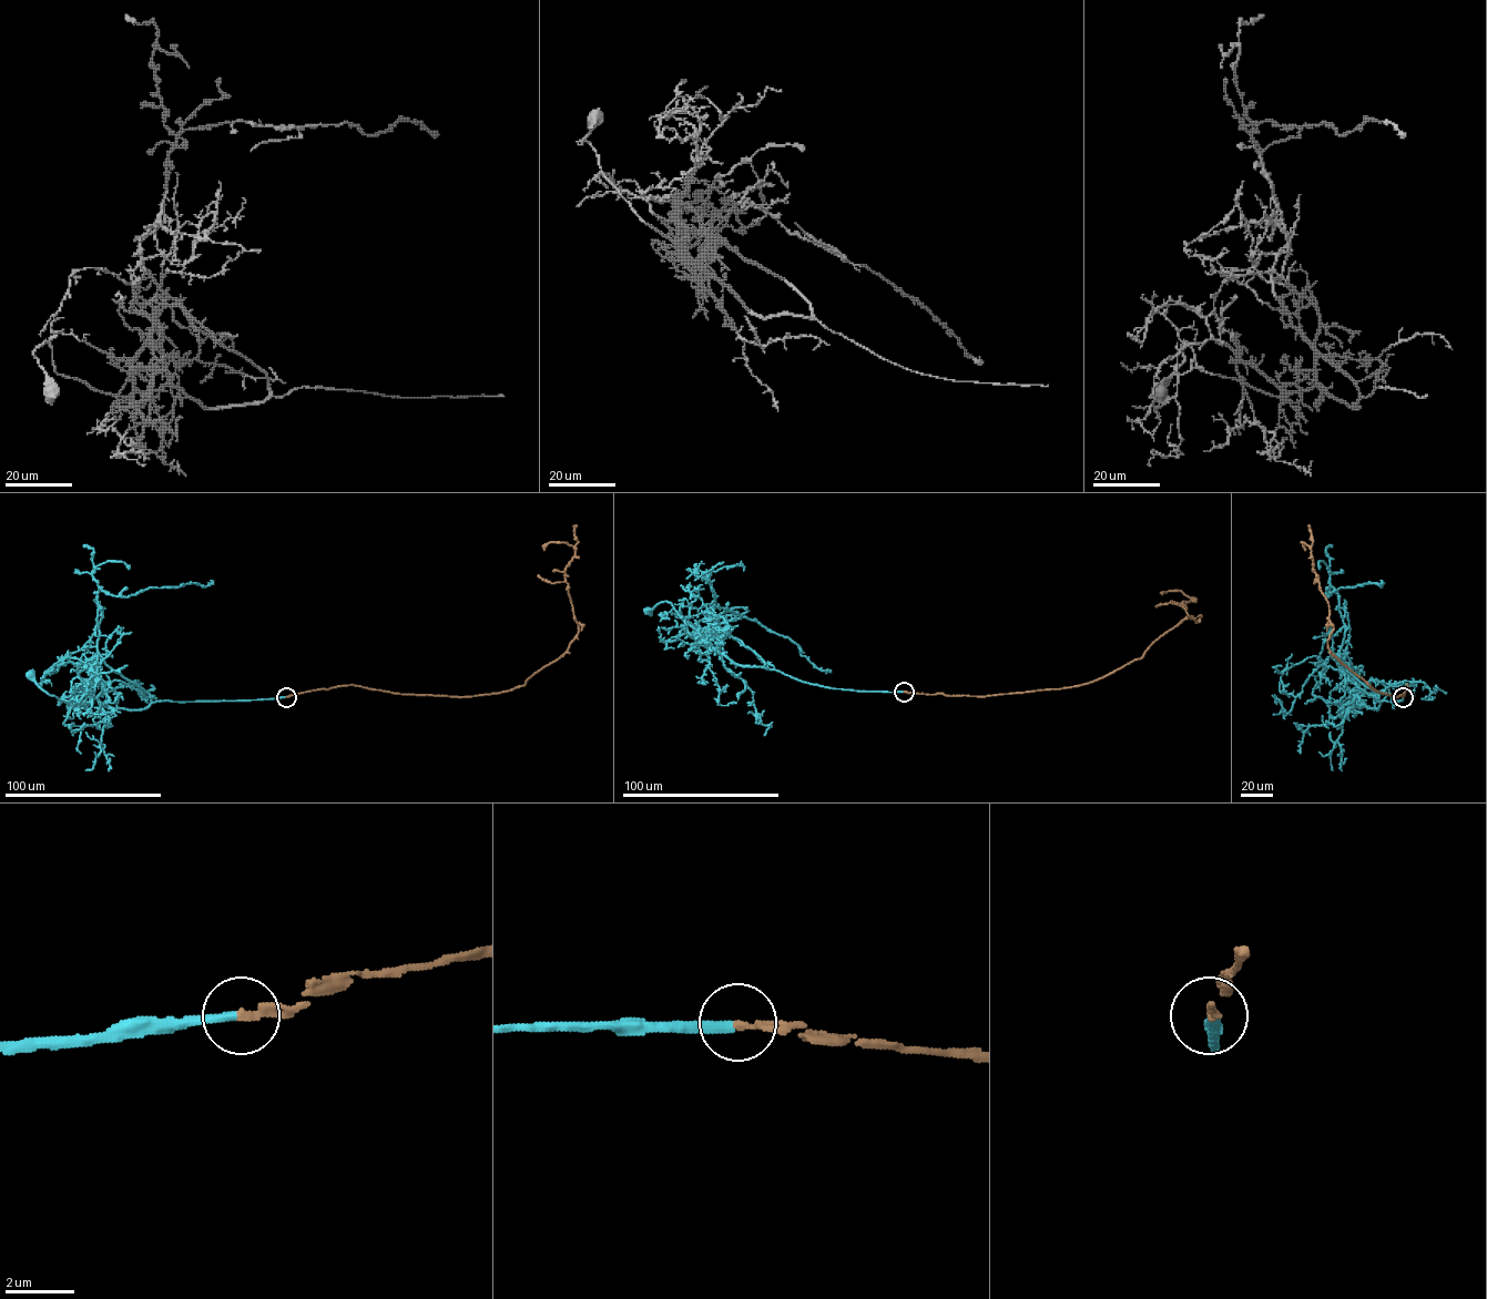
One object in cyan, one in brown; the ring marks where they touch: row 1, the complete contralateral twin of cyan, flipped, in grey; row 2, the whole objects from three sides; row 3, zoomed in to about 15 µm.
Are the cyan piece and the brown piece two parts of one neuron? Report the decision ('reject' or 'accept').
accept

